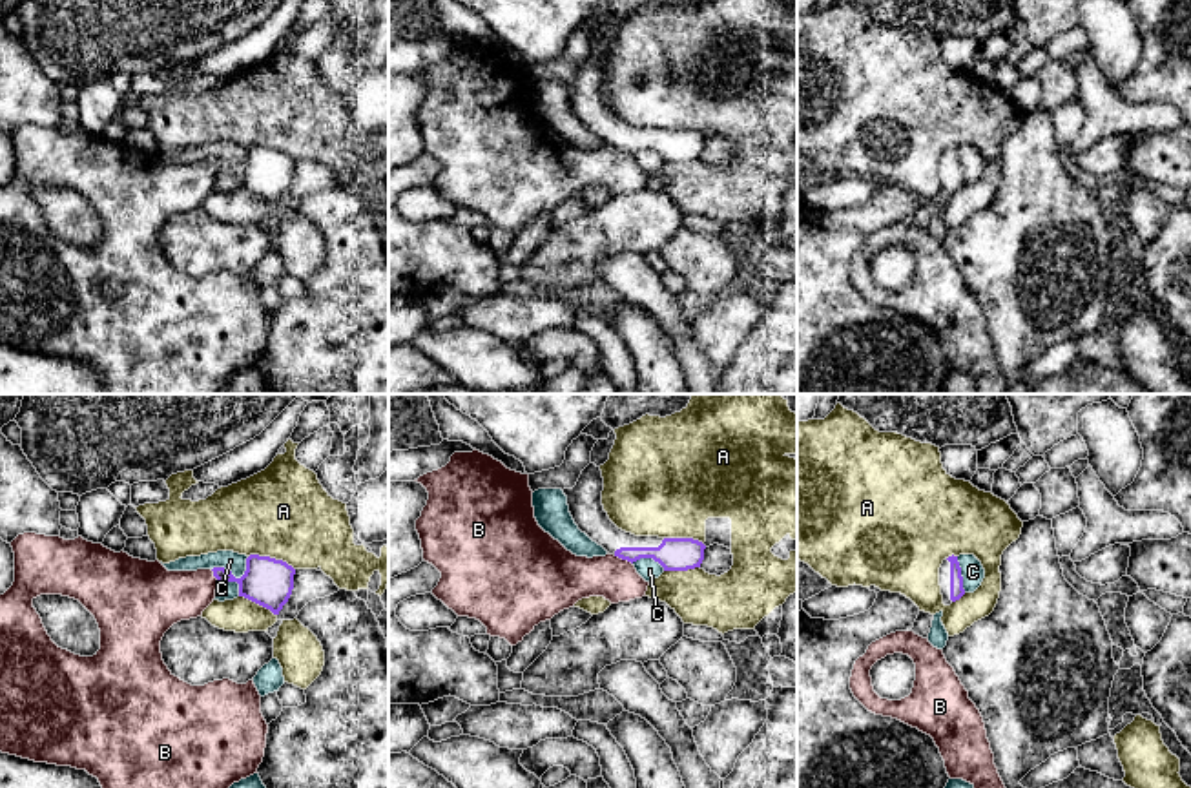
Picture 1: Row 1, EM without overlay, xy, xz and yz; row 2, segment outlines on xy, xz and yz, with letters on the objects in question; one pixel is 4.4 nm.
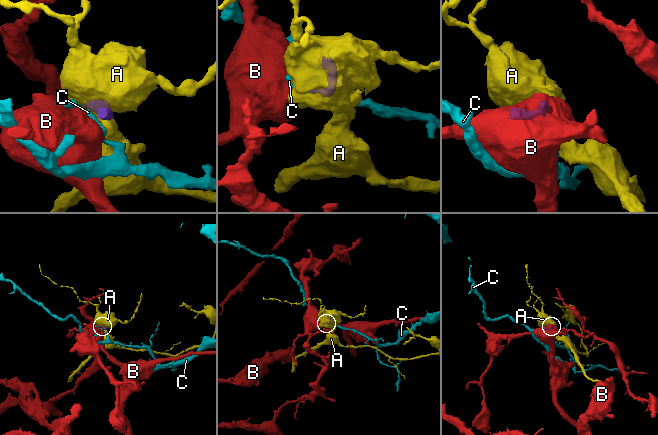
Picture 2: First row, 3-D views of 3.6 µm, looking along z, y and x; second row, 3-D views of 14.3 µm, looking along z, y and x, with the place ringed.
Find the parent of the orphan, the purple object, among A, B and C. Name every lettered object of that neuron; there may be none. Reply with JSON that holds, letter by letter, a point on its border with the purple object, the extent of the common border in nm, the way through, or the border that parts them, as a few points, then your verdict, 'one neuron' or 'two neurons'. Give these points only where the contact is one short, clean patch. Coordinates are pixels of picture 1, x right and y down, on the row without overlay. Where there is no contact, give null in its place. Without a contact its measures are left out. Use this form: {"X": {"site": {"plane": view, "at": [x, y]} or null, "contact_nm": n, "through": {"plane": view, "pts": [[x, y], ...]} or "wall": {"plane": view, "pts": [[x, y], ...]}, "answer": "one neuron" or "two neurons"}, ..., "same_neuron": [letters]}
{"A": {"site": {"plane": "xy", "at": [272, 150]}, "contact_nm": 220, "answer": "two neurons"}, "B": {"site": {"plane": "xz", "at": [622, 150]}, "contact_nm": 100, "wall": {"plane": "xz", "pts": [[613, 146], [631, 155]]}, "answer": "two neurons"}, "C": {"site": {"plane": "xy", "at": [241, 168]}, "contact_nm": 190, "wall": {"plane": "xy", "pts": [[248, 148], [247, 161], [234, 172], [219, 177]]}, "answer": "two neurons"}, "same_neuron": []}

